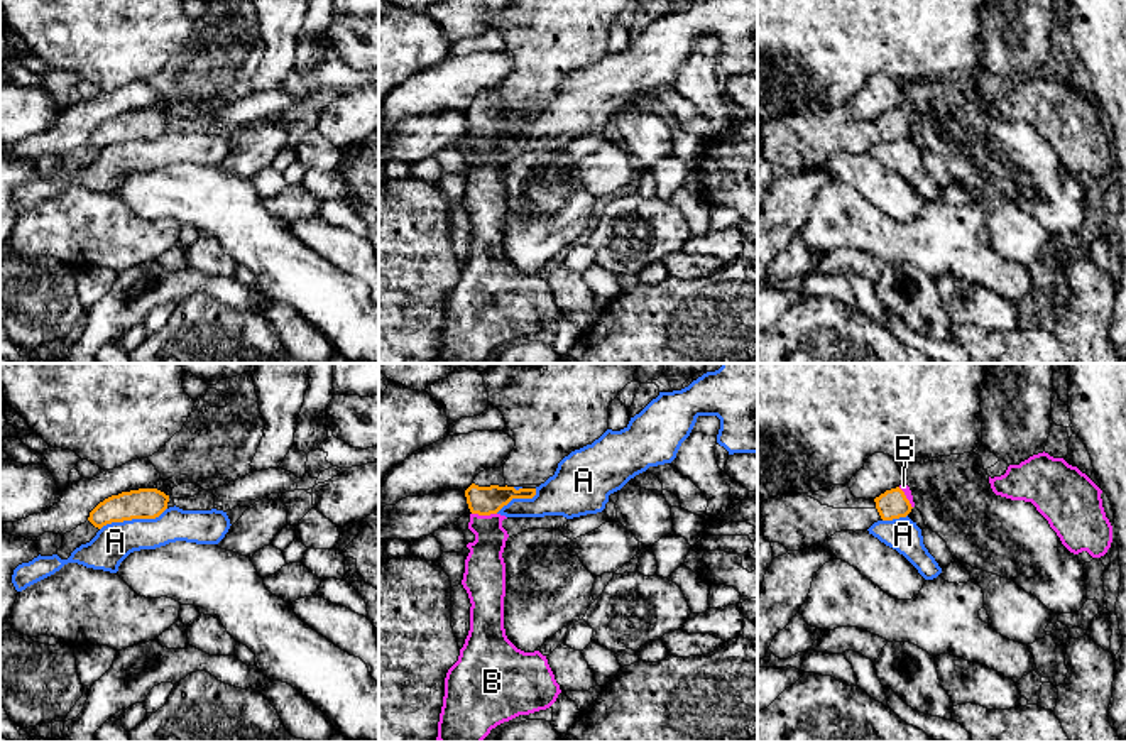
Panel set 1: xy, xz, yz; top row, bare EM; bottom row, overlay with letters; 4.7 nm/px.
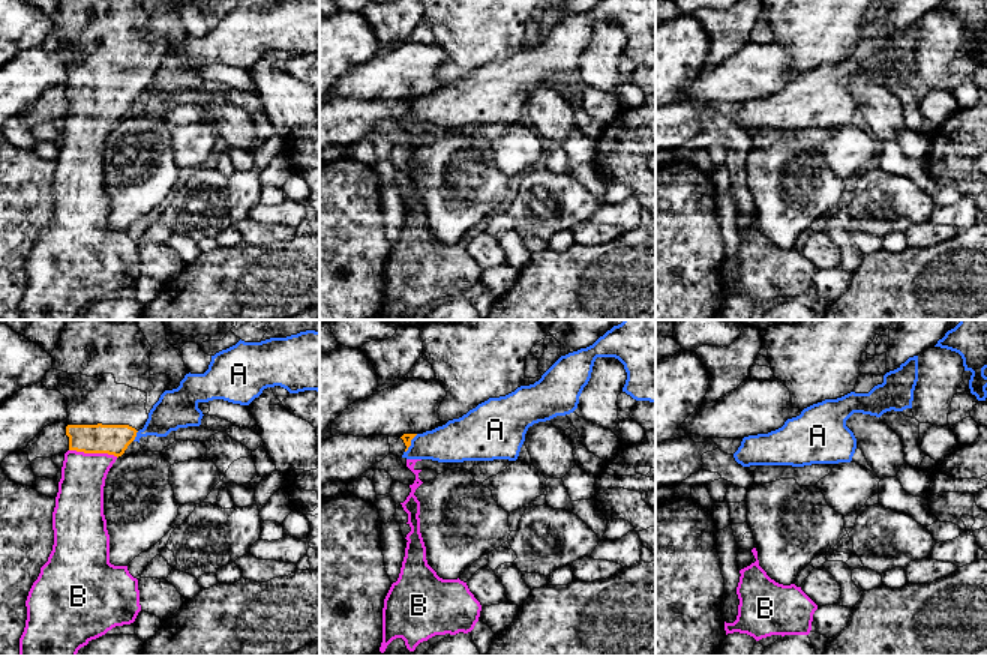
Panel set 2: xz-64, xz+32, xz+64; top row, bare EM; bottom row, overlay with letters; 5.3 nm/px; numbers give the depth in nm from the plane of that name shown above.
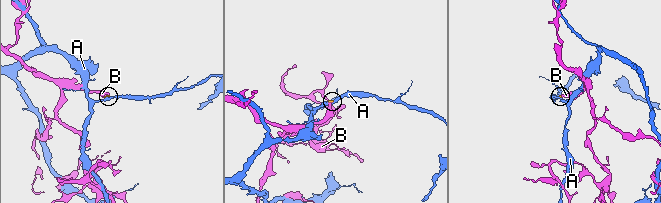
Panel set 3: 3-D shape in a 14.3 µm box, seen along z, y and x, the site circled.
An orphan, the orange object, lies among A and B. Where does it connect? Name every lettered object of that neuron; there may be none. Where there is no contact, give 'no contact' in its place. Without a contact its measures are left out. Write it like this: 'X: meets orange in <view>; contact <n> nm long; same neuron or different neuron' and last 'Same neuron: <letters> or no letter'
A: meets orange in xy; contact 340 nm long; different neuron
B: meets orange in xz; contact 120 nm long; same neuron
Same neuron: B

